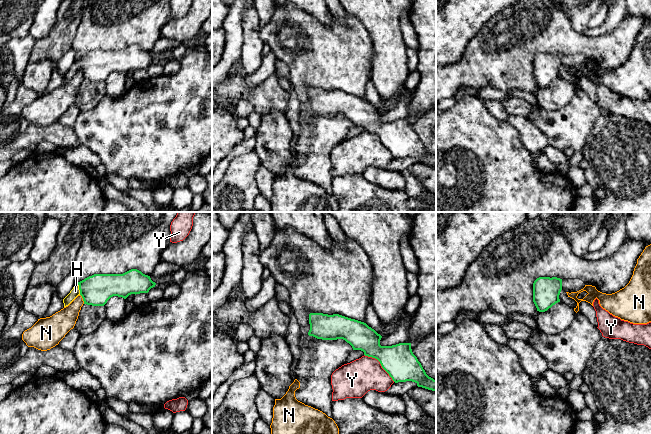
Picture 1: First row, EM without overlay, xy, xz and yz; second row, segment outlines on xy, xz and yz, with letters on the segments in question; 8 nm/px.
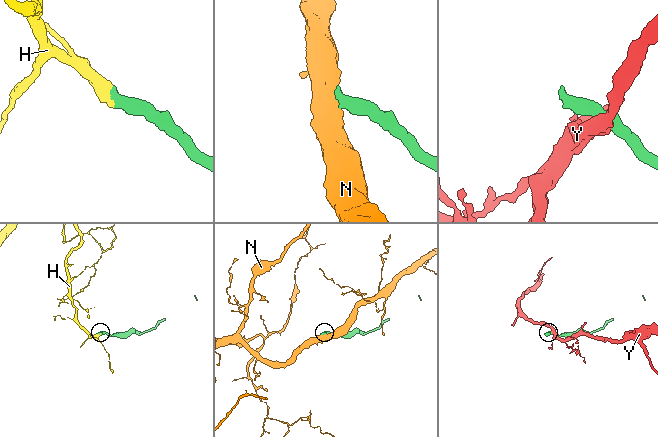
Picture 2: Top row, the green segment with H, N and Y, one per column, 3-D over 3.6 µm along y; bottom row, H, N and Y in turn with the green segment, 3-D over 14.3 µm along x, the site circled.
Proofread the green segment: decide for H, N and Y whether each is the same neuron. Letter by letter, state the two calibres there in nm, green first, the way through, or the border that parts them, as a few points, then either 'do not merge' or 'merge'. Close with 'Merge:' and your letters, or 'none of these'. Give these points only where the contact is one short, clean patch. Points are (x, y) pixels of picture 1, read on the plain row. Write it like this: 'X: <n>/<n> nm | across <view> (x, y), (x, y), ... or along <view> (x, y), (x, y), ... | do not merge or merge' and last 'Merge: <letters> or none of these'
H: 240/70 nm | across xy (96, 66), (79, 65), (75, 67) | merge
N: 240/180 nm | along xy (80, 70), (84, 79) | do not merge
Y: 260/280 nm | along xz (364, 130), (374, 133), (394, 157) | do not merge
Merge: H

